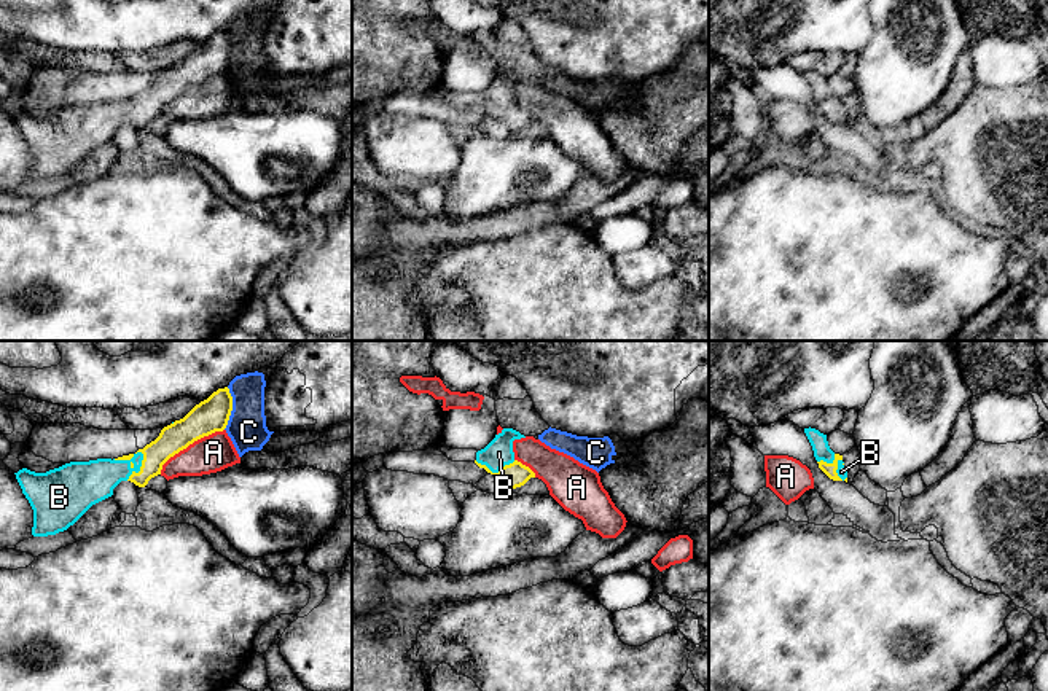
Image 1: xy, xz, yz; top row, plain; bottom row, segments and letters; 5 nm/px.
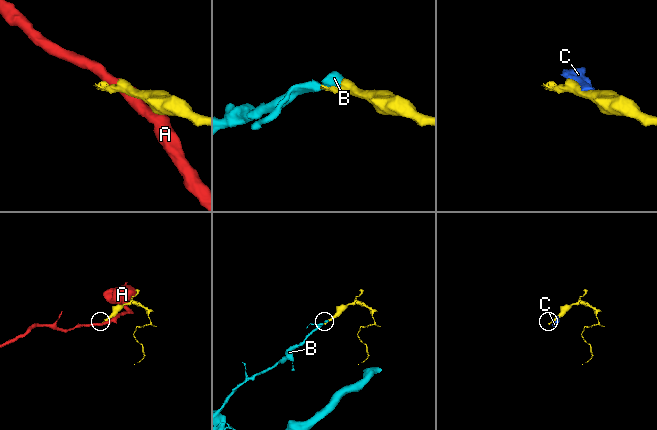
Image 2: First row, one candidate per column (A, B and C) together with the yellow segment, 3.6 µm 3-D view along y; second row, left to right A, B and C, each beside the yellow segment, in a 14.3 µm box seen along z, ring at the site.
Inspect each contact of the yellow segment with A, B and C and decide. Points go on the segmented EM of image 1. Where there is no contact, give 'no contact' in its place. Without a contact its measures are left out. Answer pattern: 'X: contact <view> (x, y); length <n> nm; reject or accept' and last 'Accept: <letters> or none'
A: contact xy (188, 445); length 400 nm; reject
B: contact xy (128, 459); length 170 nm; accept
C: contact xy (231, 408); length 220 nm; reject
Accept: B

